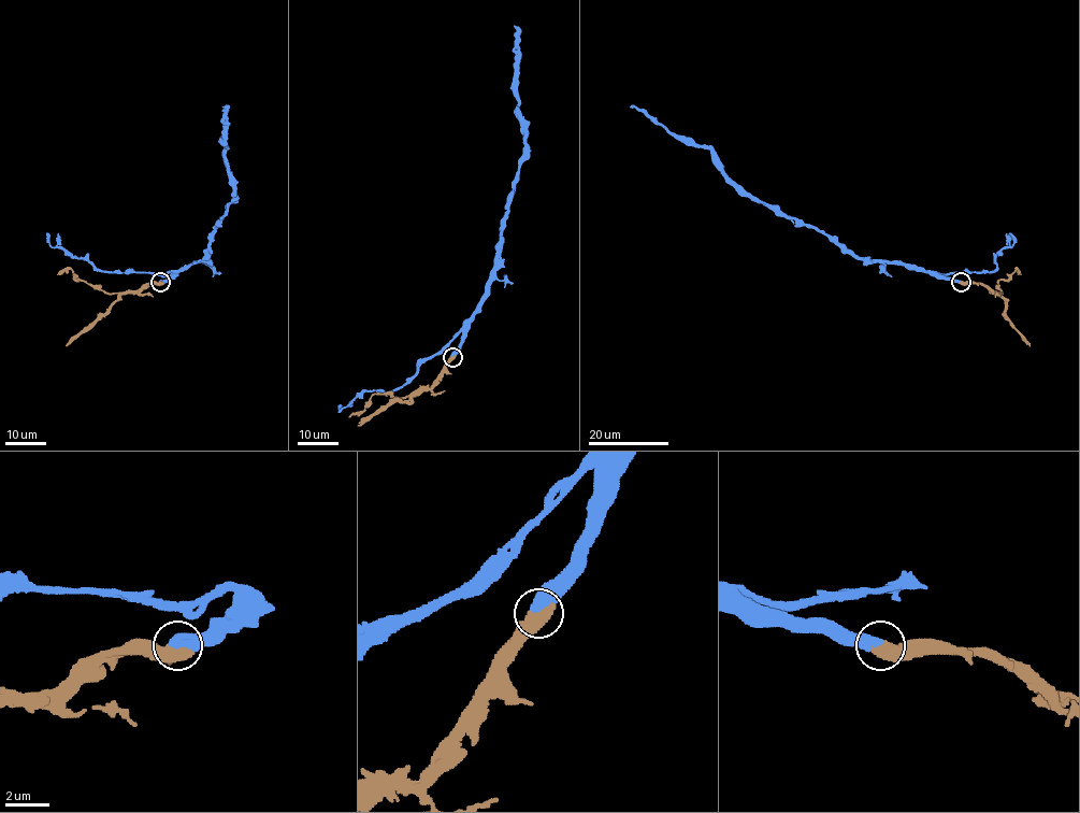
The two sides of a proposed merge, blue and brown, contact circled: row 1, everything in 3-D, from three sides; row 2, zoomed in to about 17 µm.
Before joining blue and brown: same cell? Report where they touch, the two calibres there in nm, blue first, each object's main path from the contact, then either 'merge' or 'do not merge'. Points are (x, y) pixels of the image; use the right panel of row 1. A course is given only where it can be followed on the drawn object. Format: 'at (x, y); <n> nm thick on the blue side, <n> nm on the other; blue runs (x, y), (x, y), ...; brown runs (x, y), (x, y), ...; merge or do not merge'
at (961, 282); 500 nm thick on the blue side, 650 nm on the other; blue runs (962, 282), (897, 264), (857, 257), (835, 239), (752, 201), (708, 147), (686, 144), (630, 107); brown runs (962, 282), (980, 282), (1002, 294), (997, 281), (1008, 280), (1017, 269), (1021, 274); merge

